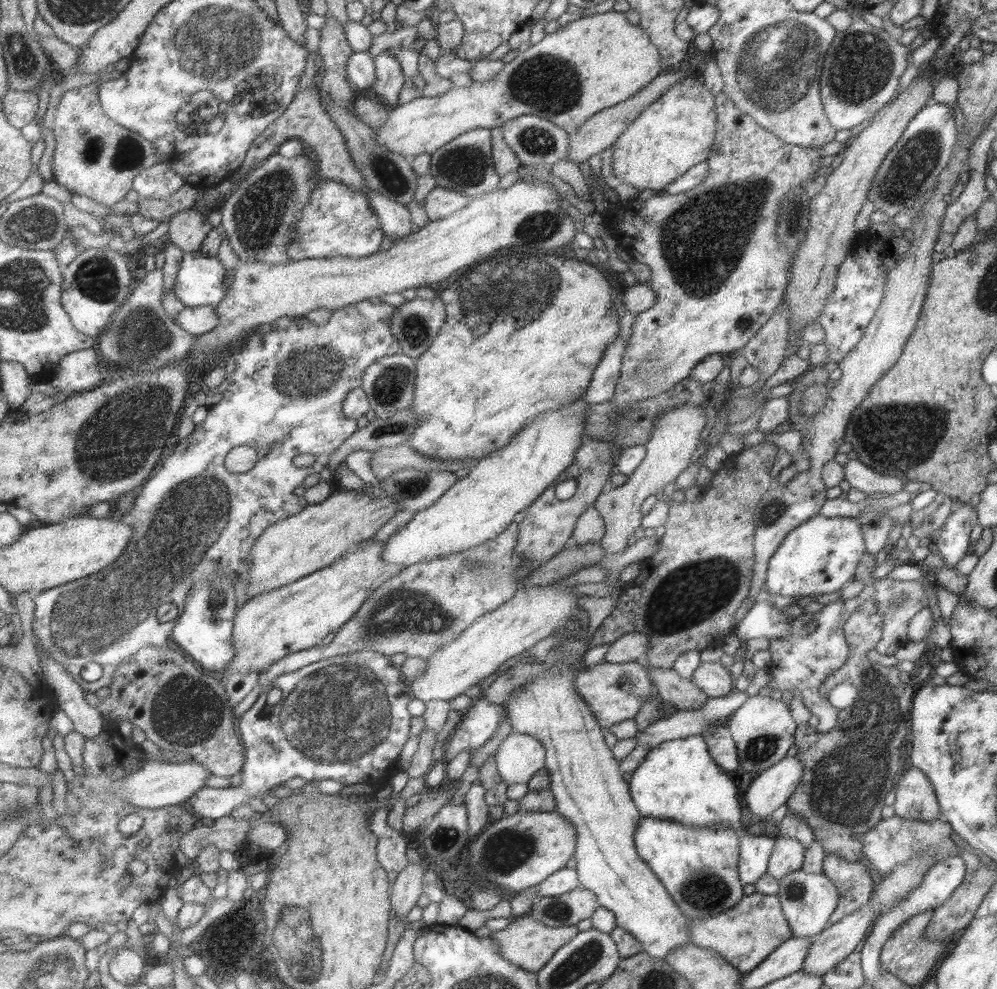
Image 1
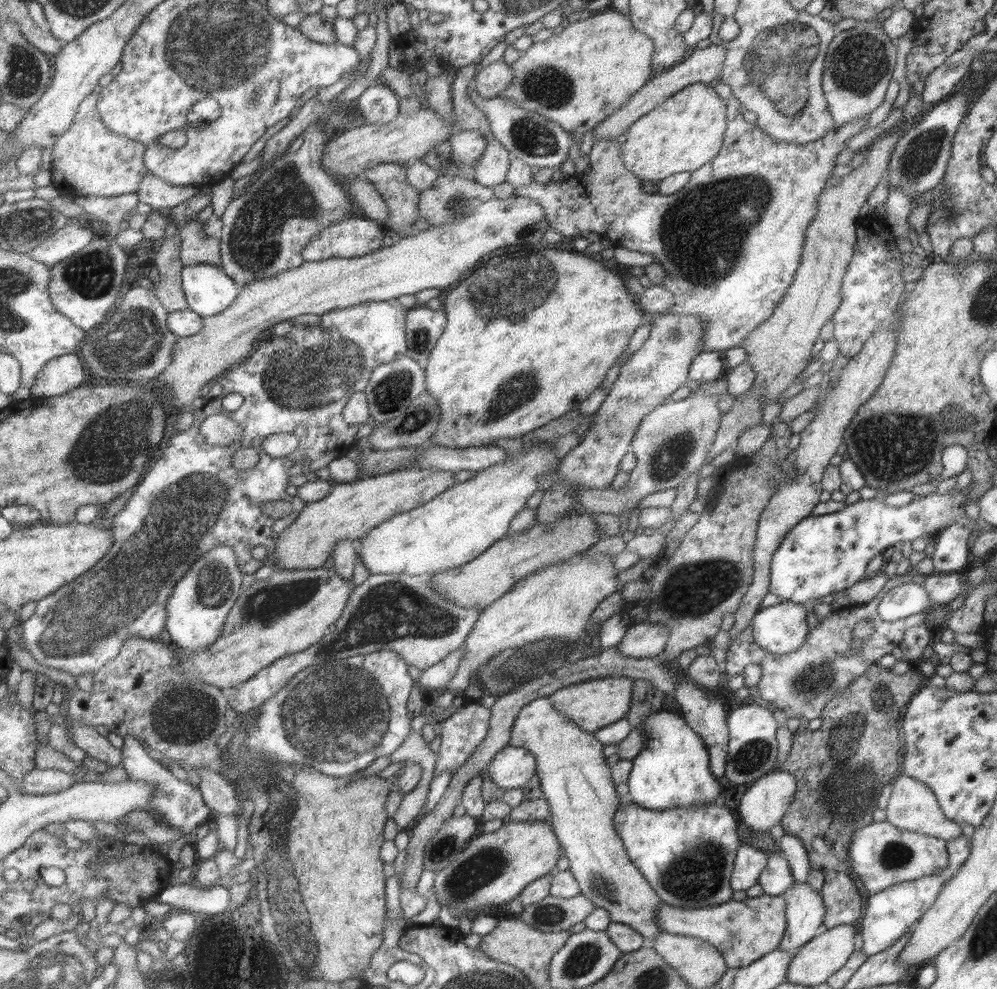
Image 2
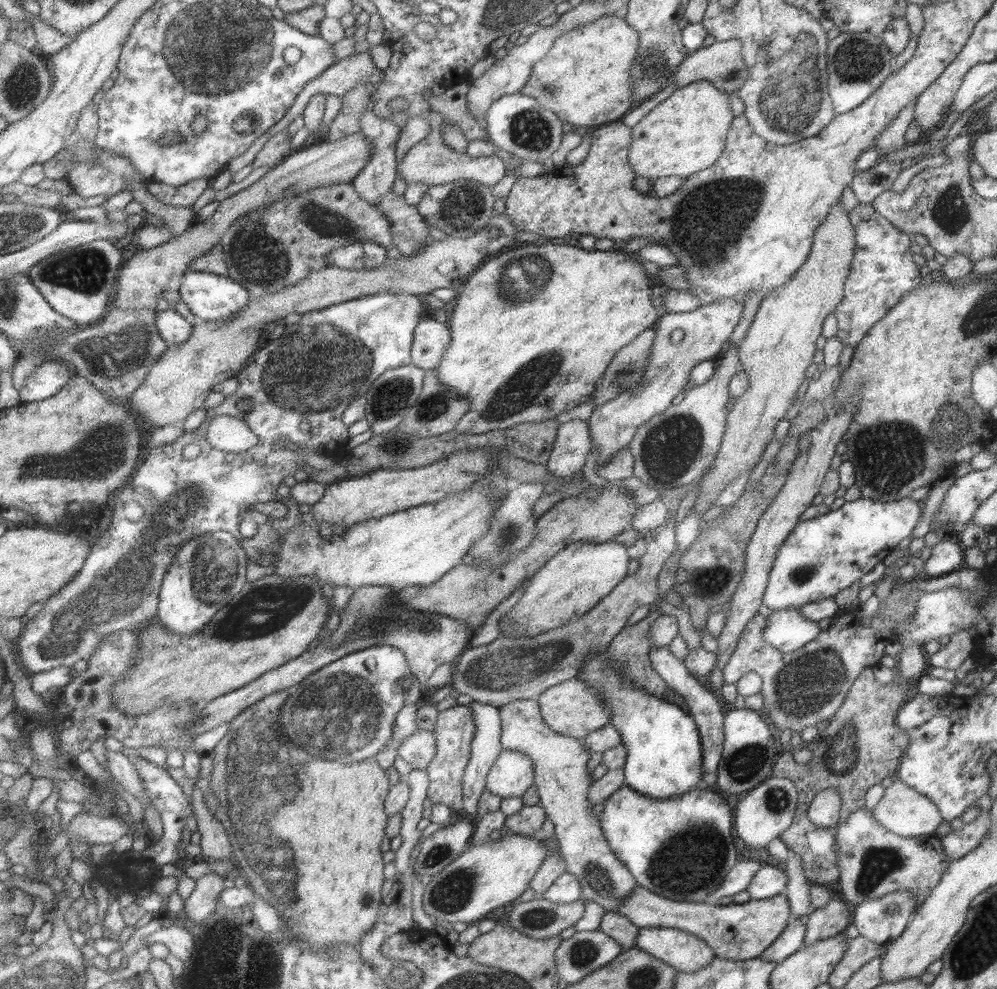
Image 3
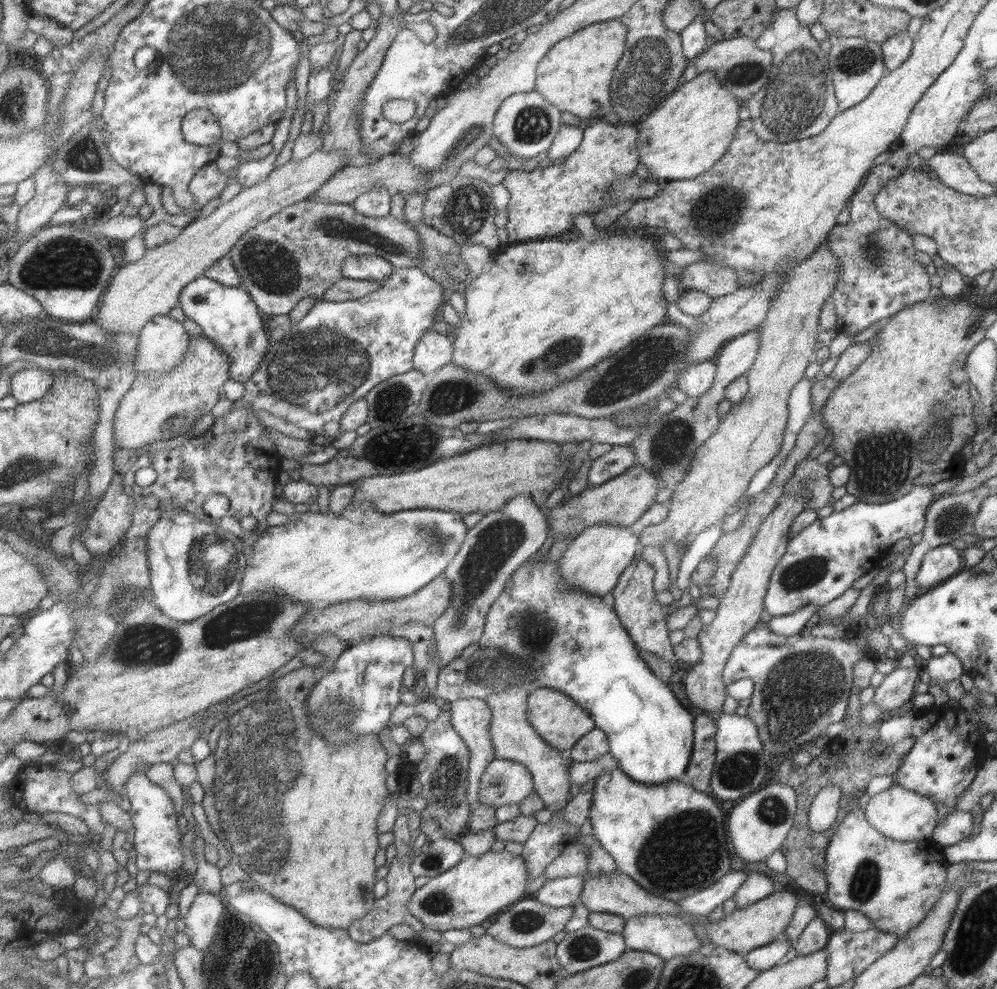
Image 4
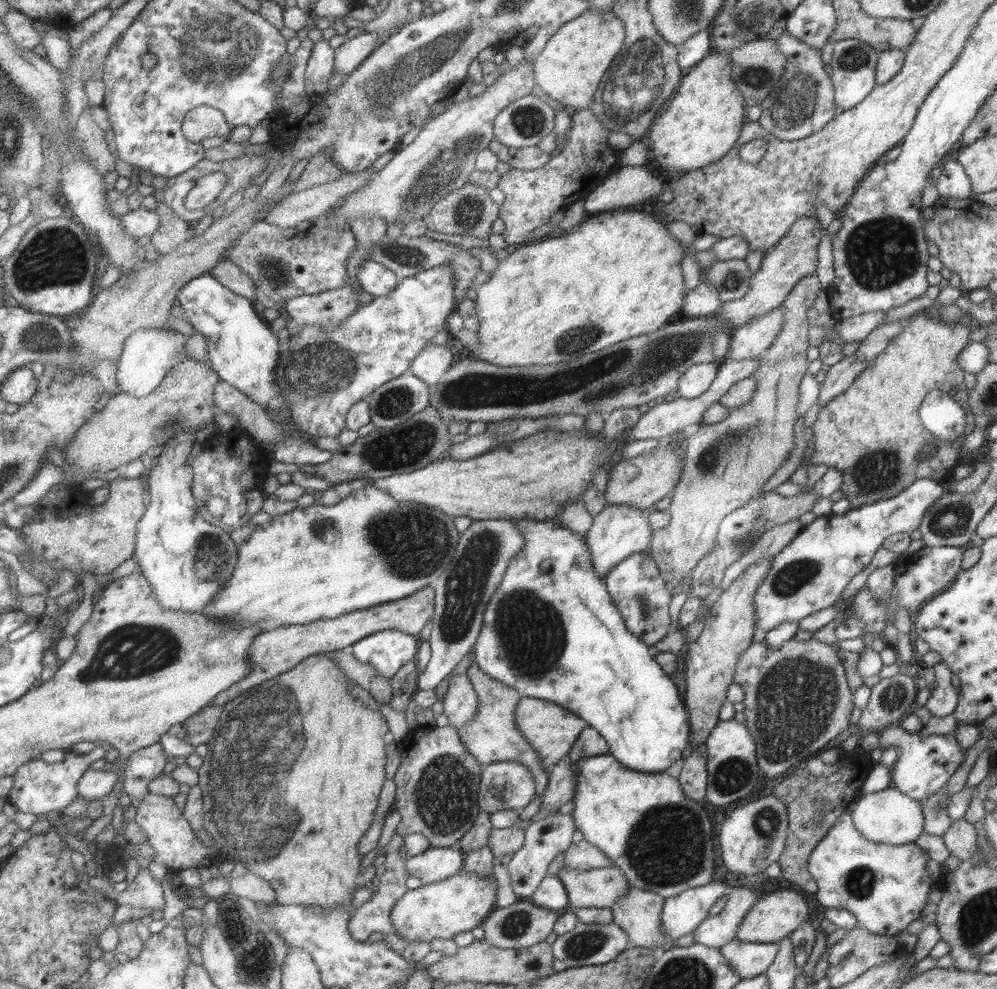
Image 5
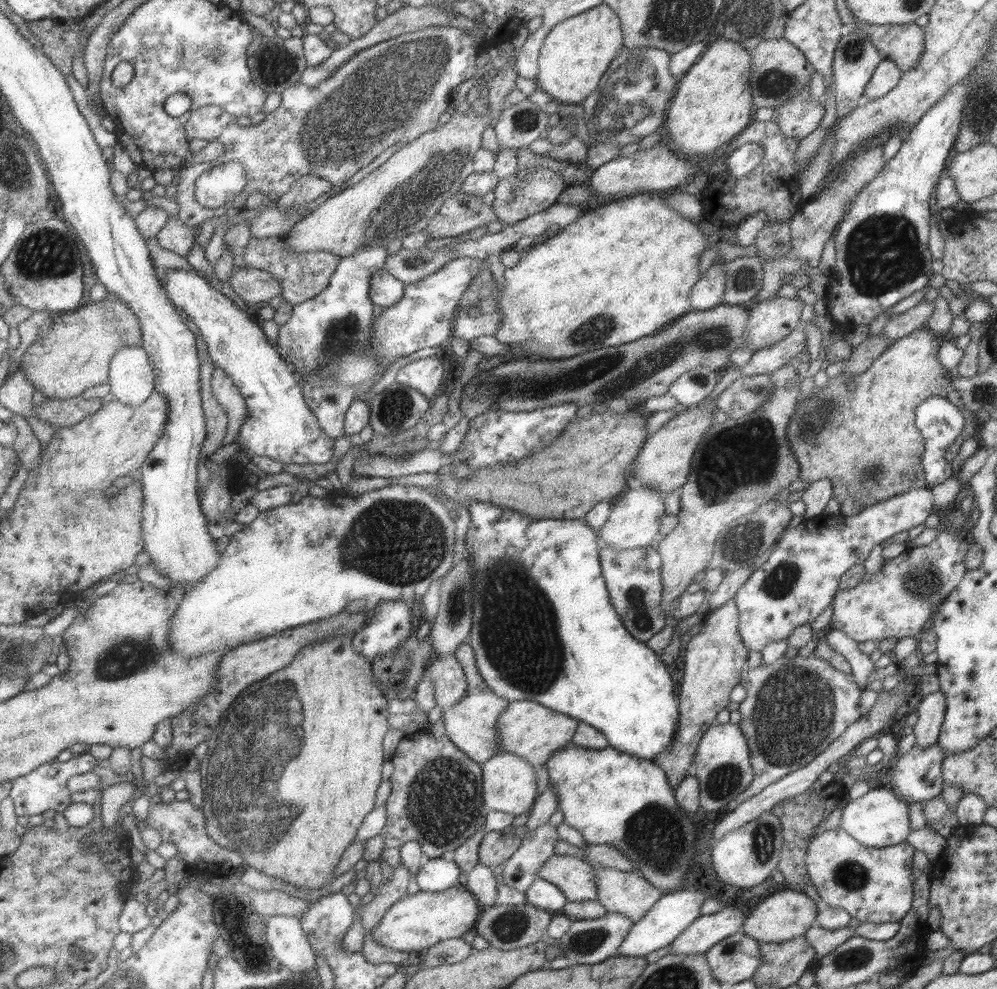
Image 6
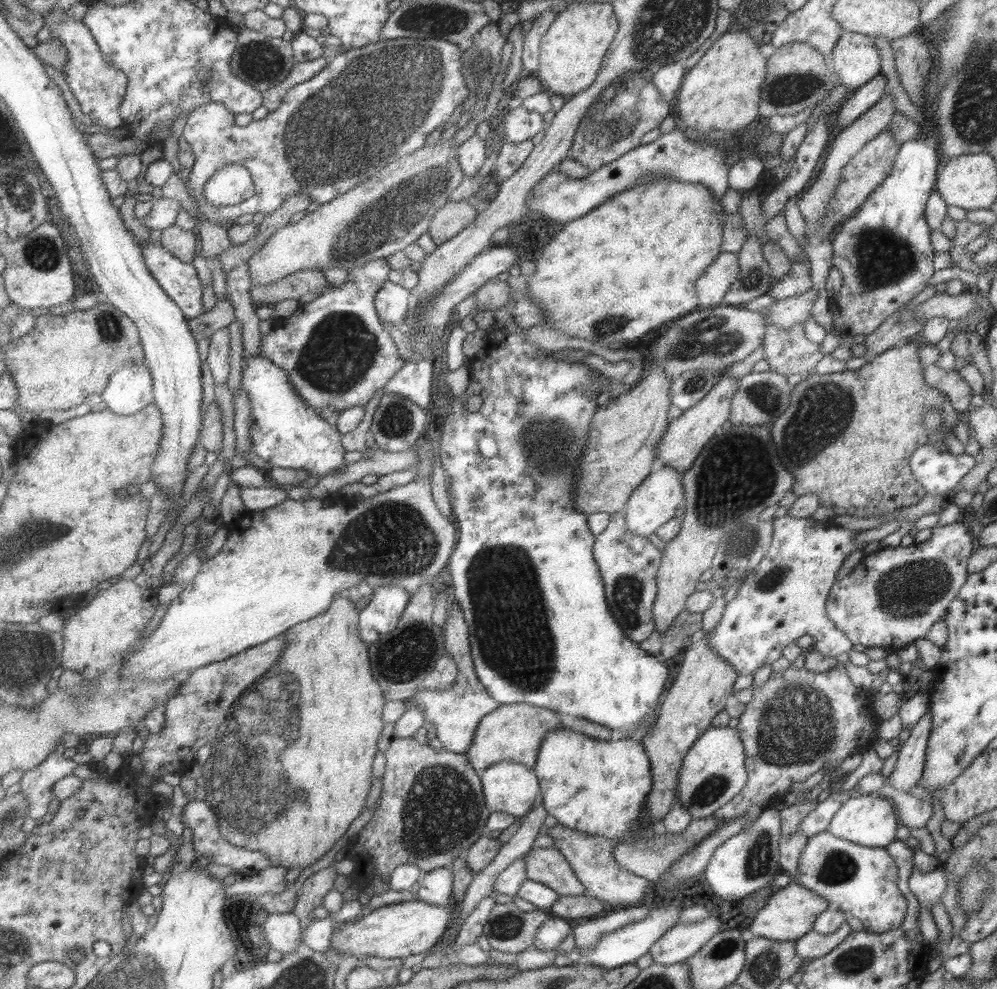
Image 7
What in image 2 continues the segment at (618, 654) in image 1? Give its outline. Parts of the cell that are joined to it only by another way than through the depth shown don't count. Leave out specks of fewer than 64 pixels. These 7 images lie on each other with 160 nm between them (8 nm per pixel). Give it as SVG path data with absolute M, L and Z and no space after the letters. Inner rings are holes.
M643 620L641 623L633 623L625 631L616 648L629 658L661 657L667 639L667 628Z

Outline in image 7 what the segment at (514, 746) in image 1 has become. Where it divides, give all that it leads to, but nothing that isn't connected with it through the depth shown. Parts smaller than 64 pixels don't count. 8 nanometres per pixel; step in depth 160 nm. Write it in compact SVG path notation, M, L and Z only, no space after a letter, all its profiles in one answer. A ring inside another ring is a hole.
M500 760L478 775L486 807L518 819L532 809L533 800L540 792L535 773L518 762Z

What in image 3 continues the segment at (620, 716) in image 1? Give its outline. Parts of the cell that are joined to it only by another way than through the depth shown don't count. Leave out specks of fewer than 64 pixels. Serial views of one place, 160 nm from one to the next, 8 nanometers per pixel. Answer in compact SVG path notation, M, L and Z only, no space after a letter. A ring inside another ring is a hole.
M576 676L546 688L535 698L535 701L545 726L563 736L582 740L593 730L597 730L608 723L608 710L604 707L600 694L584 682L580 682Z

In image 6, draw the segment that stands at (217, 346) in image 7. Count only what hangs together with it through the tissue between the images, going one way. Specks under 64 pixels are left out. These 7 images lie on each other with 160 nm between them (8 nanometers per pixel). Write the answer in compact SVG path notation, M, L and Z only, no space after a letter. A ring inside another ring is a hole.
M217 367L213 375L213 390L221 406L227 410L230 419L228 434L224 438L224 444L235 442L240 436L243 424L247 422L247 400L241 395L241 390L223 367Z

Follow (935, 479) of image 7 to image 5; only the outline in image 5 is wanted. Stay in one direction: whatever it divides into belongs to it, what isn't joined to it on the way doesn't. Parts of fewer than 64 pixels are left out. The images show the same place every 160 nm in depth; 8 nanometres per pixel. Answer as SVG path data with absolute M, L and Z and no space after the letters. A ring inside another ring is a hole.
M931 390L918 408L919 420L925 430L939 441L951 442L963 433L964 410L949 394Z

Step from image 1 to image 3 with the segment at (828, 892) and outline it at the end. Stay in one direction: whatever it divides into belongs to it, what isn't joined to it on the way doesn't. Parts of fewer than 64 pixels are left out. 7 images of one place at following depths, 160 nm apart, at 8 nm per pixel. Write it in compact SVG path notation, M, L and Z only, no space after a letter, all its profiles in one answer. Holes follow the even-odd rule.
M791 918L779 937L763 952L760 952L758 958L779 964L787 956L803 947L805 928L807 928L805 919Z

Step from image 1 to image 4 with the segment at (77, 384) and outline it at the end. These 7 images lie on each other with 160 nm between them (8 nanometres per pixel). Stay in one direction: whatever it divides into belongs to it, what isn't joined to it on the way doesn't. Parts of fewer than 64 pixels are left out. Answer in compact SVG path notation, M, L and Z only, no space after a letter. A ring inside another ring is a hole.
M33 365L17 371L11 378L11 394L19 403L31 403L43 398L55 382L53 371Z

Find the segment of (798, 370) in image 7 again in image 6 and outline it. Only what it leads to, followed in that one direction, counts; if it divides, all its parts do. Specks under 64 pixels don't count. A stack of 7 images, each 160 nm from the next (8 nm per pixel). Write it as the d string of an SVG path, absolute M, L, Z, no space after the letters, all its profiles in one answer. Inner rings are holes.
M801 328L793 329L787 336L773 344L757 349L742 367L731 365L740 376L770 374L787 364L797 362L795 356L806 348L806 335Z

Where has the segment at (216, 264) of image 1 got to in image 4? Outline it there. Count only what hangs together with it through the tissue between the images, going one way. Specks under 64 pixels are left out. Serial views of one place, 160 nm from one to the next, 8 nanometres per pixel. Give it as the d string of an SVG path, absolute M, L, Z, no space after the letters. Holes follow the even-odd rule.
M205 274L183 289L179 306L185 316L200 324L204 335L230 358L230 378L249 383L268 357L271 345L265 322L259 314L260 308L251 293L243 286L227 286Z

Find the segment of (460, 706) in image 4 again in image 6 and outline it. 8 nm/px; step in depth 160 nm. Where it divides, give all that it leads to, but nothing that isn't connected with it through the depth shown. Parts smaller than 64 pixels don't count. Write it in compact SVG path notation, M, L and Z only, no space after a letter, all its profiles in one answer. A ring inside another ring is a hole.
M453 655L435 658L429 664L428 679L434 688L434 704L441 709L454 705L464 693L464 672Z

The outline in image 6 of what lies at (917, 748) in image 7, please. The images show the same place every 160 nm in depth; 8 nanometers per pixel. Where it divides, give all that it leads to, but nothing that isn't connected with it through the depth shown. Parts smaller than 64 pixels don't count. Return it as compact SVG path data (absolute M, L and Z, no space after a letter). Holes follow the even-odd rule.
M938 690L923 695L917 708L917 720L912 726L914 744L919 748L925 748L930 744L936 744L943 717L943 693Z

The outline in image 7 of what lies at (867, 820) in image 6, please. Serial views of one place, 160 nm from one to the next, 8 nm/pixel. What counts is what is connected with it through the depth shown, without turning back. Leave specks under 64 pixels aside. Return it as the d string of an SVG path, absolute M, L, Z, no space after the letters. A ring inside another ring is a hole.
M852 794L832 816L826 831L859 846L885 848L894 841L898 820L892 801L885 796Z

